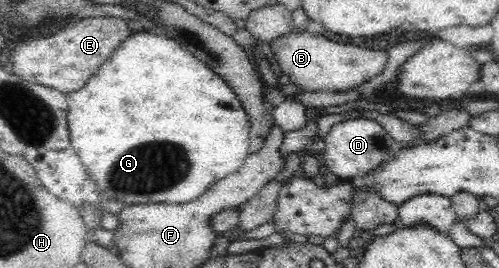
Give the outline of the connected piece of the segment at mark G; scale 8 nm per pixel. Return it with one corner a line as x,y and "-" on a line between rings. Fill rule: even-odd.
156,31
129,35
87,84
68,98
71,145
104,197
127,205
185,204
200,198
219,180
241,168
249,154
250,120
231,85
207,64
195,60
173,38

